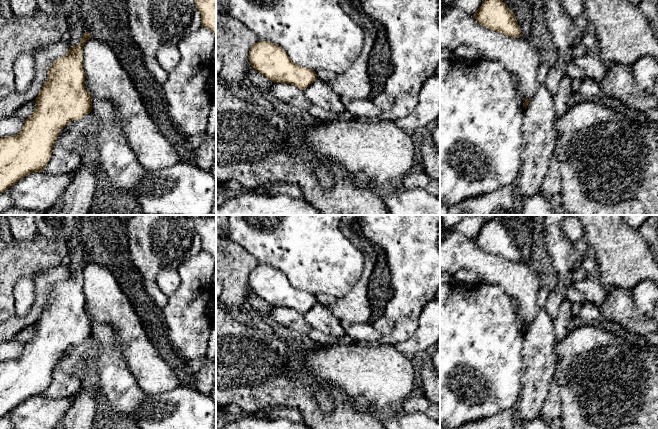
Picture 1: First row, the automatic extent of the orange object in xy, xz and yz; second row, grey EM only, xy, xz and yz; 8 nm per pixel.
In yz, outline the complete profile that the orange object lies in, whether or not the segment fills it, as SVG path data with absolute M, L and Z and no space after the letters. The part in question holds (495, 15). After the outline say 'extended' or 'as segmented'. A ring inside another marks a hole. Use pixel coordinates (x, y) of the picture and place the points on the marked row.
M484 0L474 17L485 28L508 37L521 38L516 17L503 0Z; as segmented

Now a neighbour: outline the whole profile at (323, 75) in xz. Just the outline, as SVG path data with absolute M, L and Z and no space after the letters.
M318 70L316 71L316 76L322 81L329 82L333 81L337 77L337 74L334 72L328 72L326 70Z

